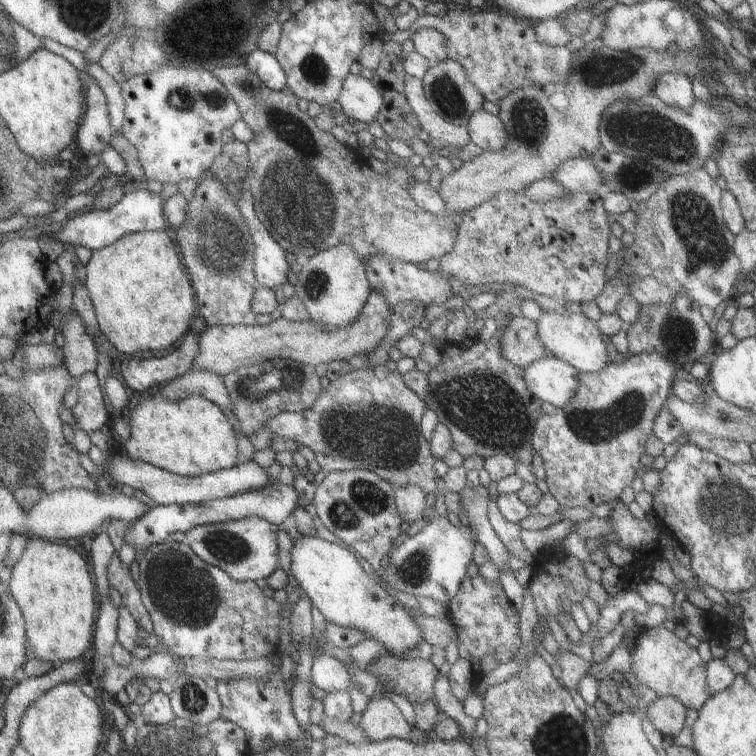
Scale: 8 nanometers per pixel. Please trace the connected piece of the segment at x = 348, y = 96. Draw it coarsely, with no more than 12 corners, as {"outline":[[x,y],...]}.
{"outline":[[348,73],[337,98],[350,121],[377,118],[383,98],[375,84]]}

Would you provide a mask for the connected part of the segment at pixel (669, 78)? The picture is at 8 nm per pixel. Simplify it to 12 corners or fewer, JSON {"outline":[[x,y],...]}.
{"outline":[[659,76],[651,90],[668,106],[688,108],[695,99],[689,76]]}

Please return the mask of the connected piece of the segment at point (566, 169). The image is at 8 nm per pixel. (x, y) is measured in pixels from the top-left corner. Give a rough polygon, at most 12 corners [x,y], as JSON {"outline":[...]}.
{"outline":[[592,157],[564,161],[550,178],[567,191],[599,194]]}

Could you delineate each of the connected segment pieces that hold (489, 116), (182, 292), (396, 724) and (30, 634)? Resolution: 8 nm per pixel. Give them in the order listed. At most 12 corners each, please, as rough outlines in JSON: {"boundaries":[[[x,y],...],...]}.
{"boundaries":[[[483,108],[470,117],[469,140],[484,151],[507,143],[500,117]],[[170,229],[92,252],[86,285],[124,354],[166,350],[198,304]],[[393,696],[370,699],[359,722],[374,741],[410,739]],[[36,537],[13,568],[31,658],[95,646],[98,584],[72,546]]]}

